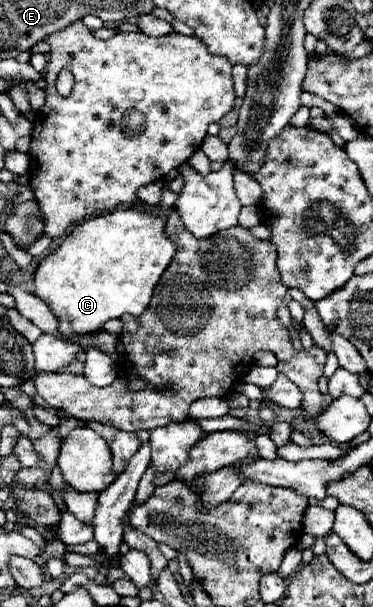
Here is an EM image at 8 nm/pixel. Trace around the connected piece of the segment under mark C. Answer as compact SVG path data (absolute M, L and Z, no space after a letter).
M136 207L92 217L78 223L60 247L38 263L38 269L34 271L34 295L40 297L58 317L58 333L64 339L98 331L108 319L116 319L124 313L138 317L148 307L152 291L176 251L176 245L164 235L164 225L164 219Z

